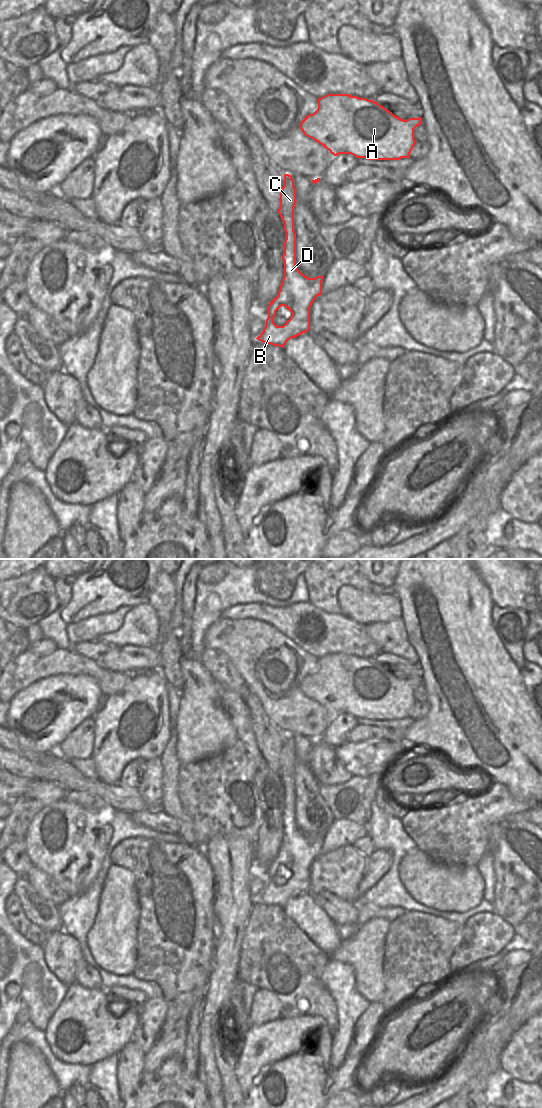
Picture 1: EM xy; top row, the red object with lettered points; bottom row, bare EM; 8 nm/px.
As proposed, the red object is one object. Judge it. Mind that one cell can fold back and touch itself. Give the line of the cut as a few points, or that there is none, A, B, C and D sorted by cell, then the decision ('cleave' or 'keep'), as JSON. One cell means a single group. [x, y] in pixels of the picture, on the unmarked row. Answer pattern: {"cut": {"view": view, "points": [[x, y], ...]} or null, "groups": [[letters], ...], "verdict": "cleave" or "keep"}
{"cut": {"view": "xy", "points": [[280, 765], [285, 773], [293, 774]]}, "groups": [["A", "C"], ["B", "D"]], "verdict": "cleave"}

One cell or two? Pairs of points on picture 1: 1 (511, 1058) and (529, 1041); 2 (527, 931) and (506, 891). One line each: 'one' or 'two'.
1: one
2: two

